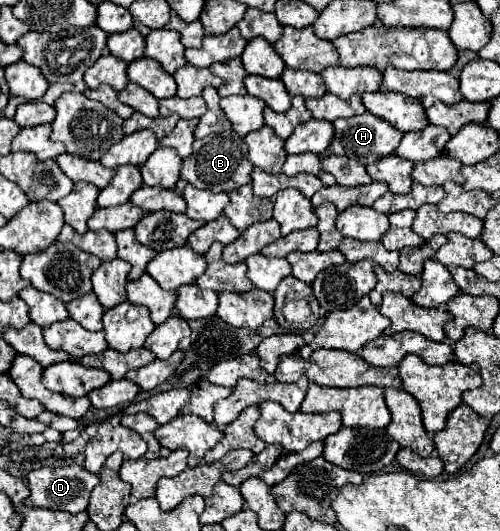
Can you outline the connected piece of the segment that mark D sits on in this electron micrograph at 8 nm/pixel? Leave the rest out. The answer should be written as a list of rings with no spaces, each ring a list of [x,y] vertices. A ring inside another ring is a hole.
[[[44,466],[38,470],[32,470],[32,474],[26,476],[28,486],[30,486],[30,496],[24,500],[28,506],[38,506],[38,508],[50,508],[50,510],[66,510],[70,514],[84,512],[88,508],[90,492],[98,484],[98,476],[90,474],[82,466]]]

